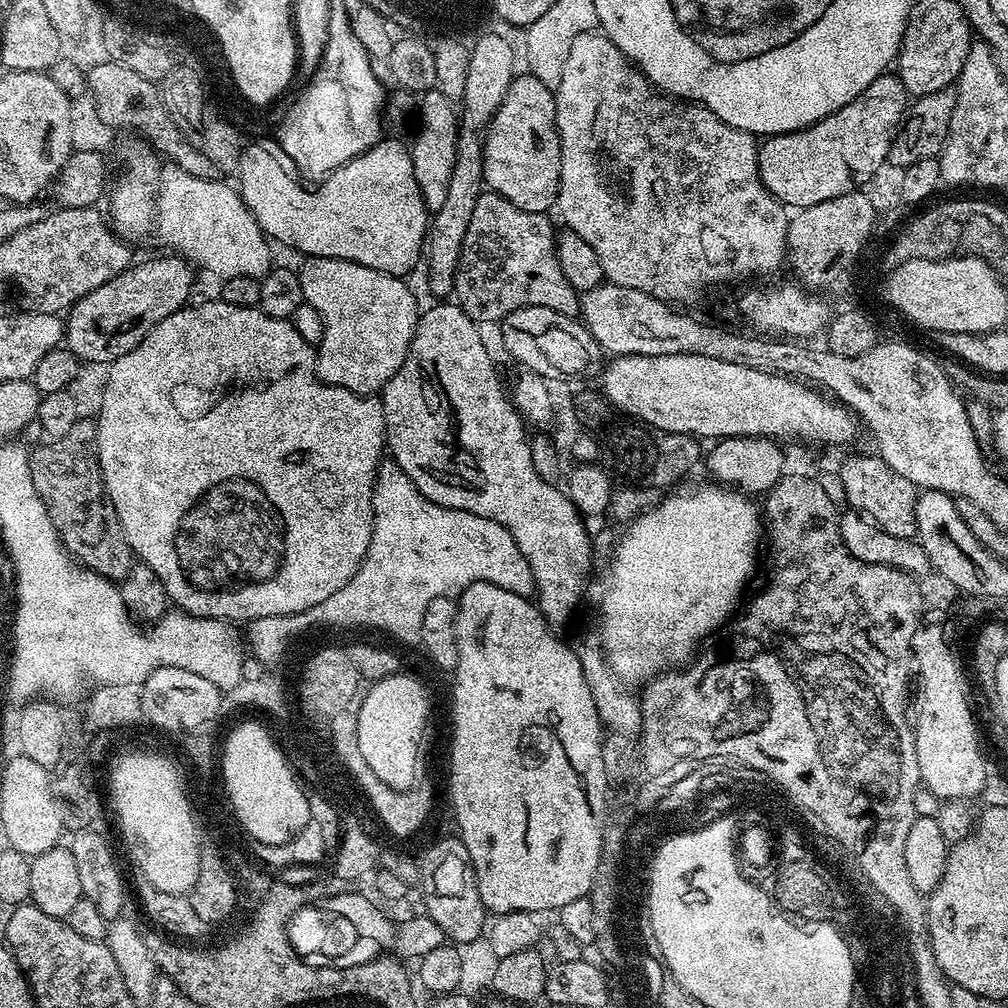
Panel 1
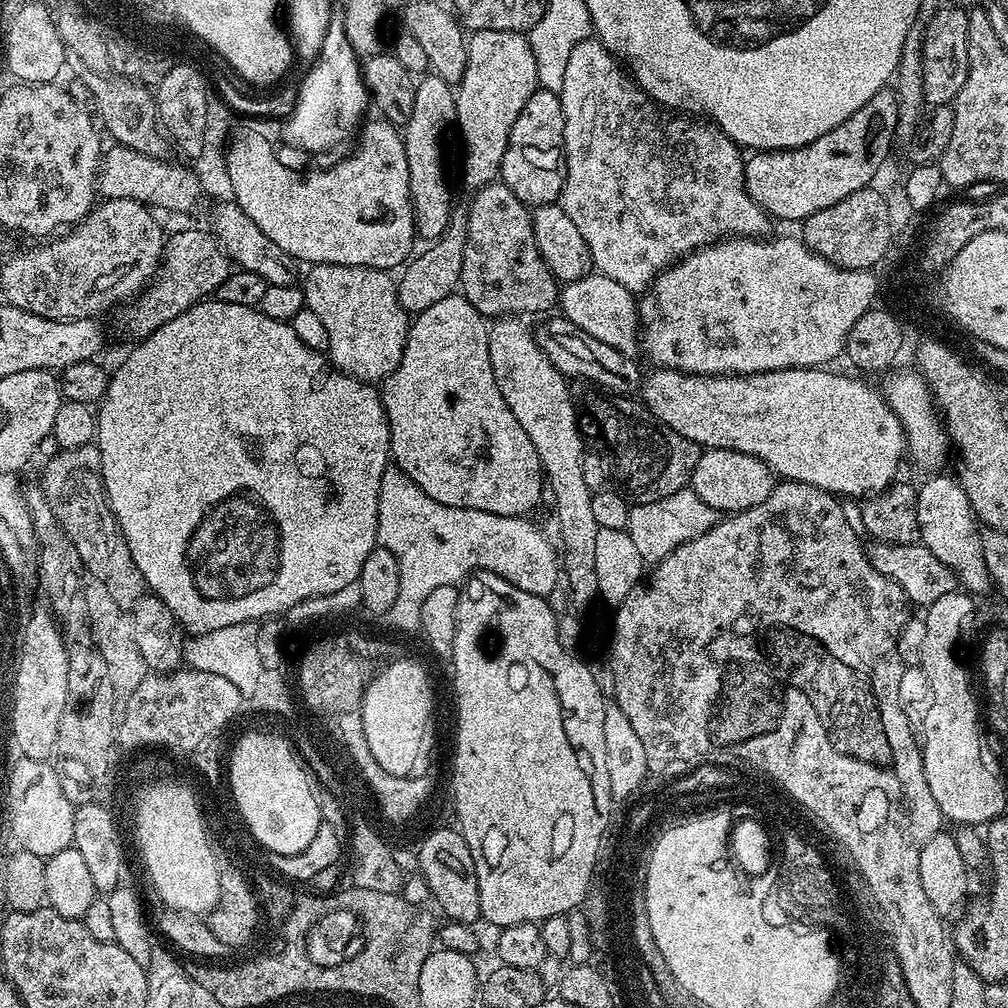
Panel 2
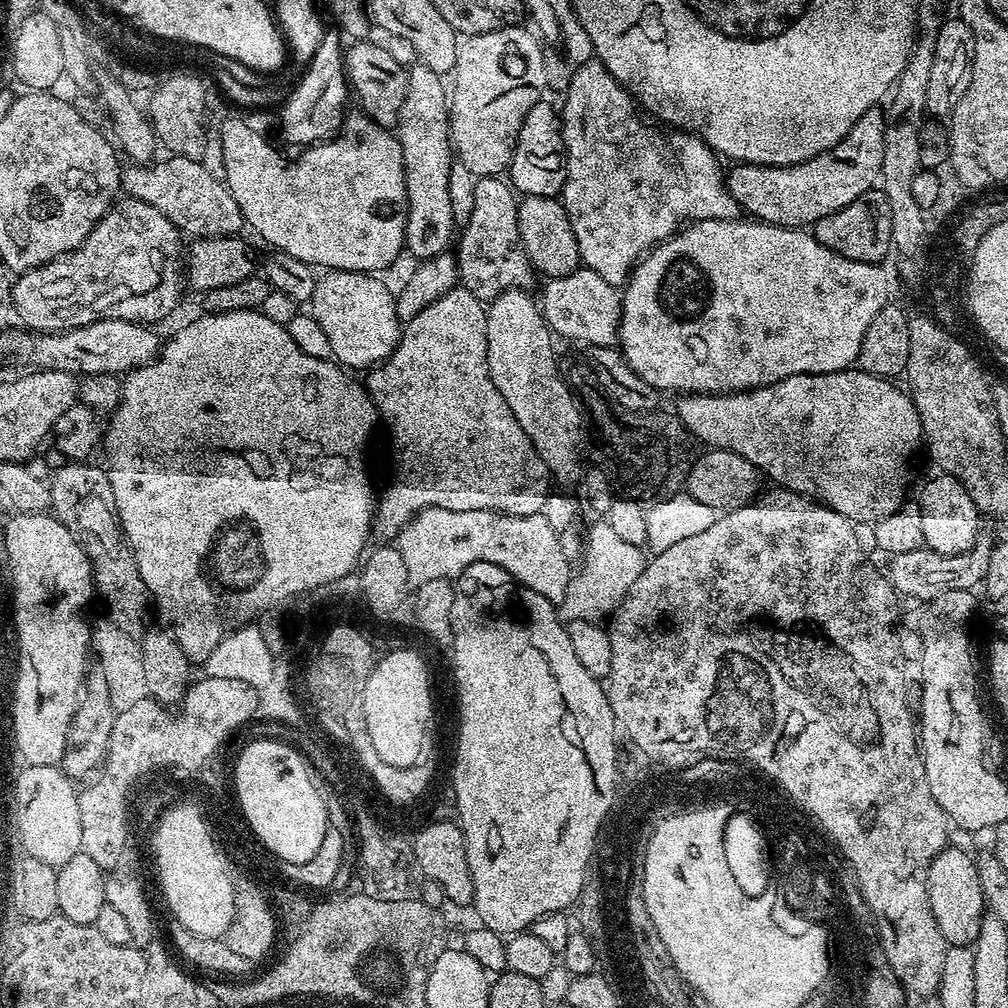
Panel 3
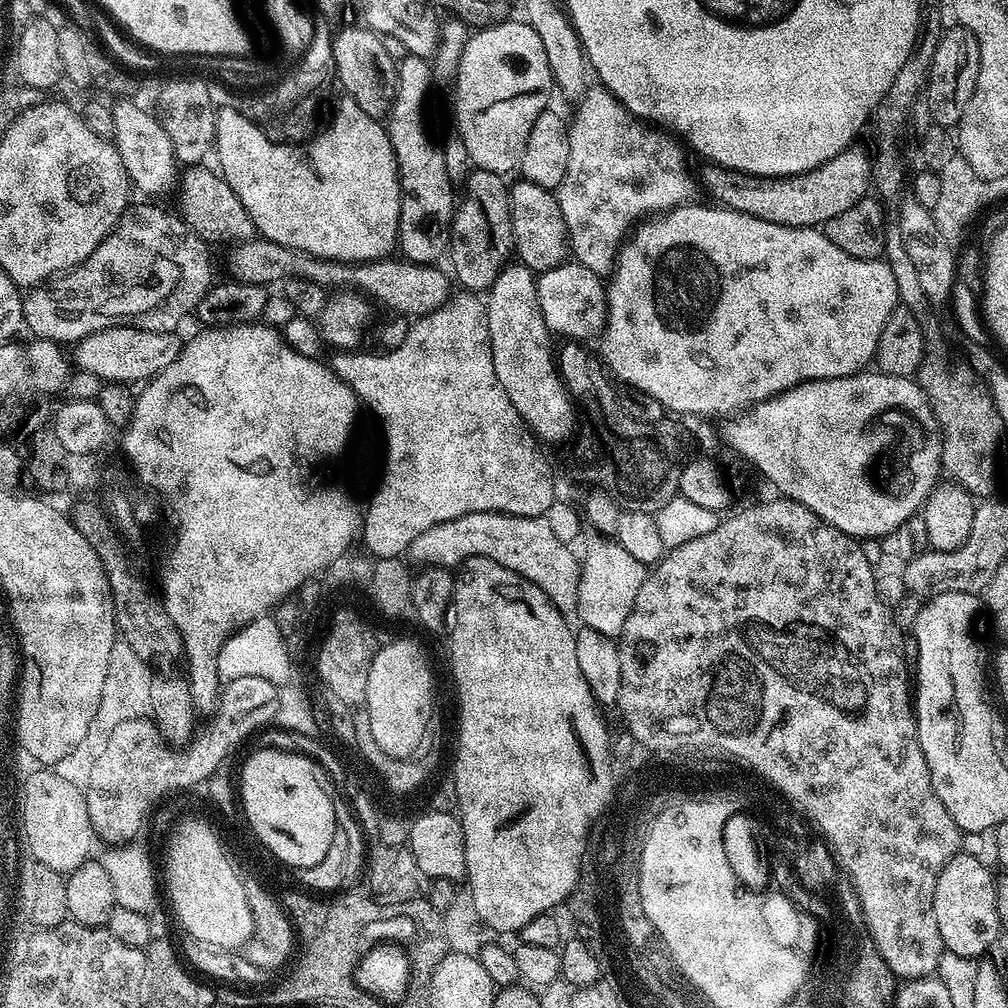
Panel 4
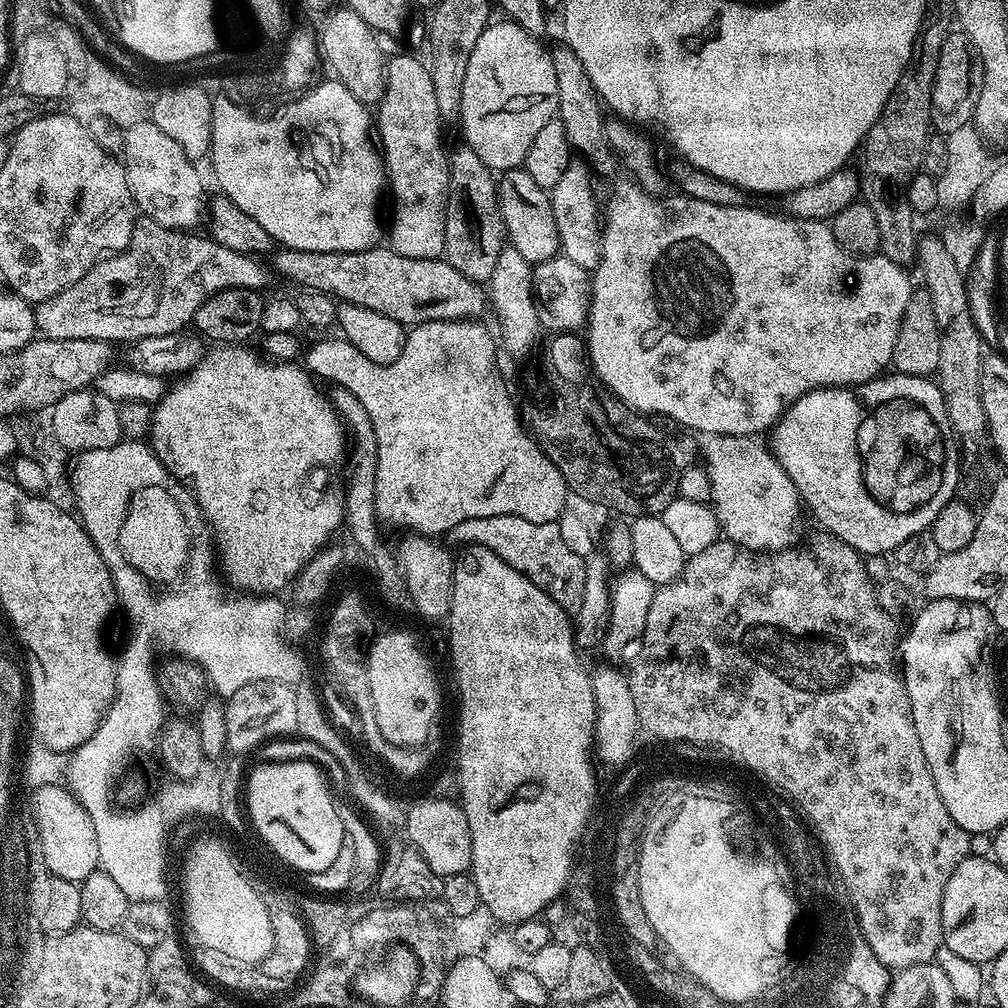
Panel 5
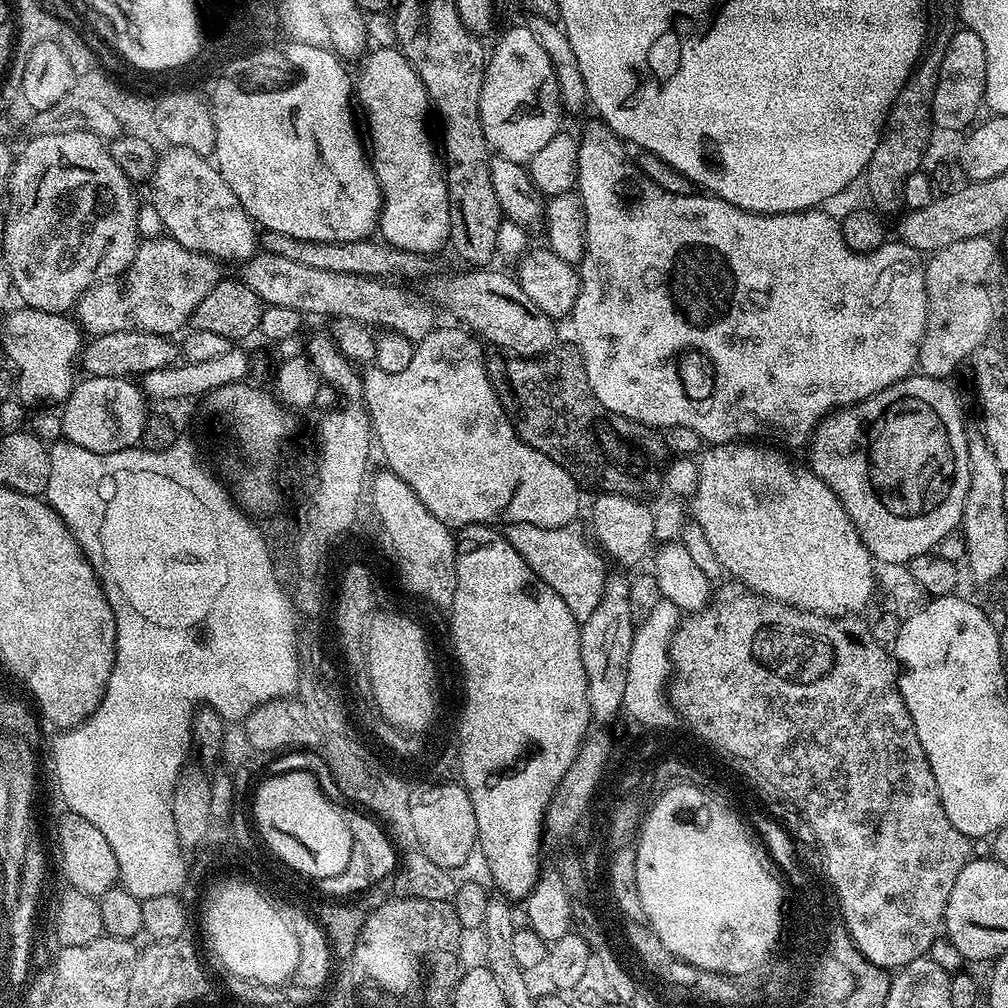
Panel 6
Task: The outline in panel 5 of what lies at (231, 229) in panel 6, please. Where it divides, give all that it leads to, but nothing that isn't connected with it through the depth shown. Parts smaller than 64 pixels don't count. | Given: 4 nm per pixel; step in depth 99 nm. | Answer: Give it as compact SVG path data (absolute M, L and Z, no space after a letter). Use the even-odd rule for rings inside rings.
M139 127L130 134L124 135L124 151L122 153L124 171L128 174L128 185L136 207L147 219L158 222L167 228L196 230L200 219L204 216L204 180L200 177L197 165L185 154L178 142L168 135L162 136L156 128Z

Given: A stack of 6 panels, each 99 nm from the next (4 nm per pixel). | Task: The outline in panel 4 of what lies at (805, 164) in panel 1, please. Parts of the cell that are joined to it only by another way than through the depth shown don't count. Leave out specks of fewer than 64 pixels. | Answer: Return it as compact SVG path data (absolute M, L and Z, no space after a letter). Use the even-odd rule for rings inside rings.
M853 146L847 148L844 152L839 152L834 158L830 158L830 162L826 162L822 166L818 166L814 170L809 172L803 172L797 176L781 176L779 178L774 176L749 176L747 172L739 172L733 168L724 168L721 164L713 164L711 162L705 163L704 169L700 172L700 184L708 191L707 199L715 202L719 207L729 208L735 212L741 212L742 214L750 214L754 218L762 218L762 222L778 222L778 226L794 226L795 228L814 228L822 226L826 222L830 222L830 218L835 218L837 214L843 214L845 210L850 210L850 206L854 206L859 200L865 199L869 195L870 185L873 183L872 178L872 160L864 152L859 152L859 147Z

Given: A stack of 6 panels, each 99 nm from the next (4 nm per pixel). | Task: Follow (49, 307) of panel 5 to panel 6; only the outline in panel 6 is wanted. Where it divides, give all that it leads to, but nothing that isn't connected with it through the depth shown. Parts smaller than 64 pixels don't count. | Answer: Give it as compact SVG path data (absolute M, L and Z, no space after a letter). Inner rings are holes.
M167 234L159 235L137 247L134 262L124 271L122 282L113 278L95 284L76 301L75 319L85 333L101 336L138 330L172 338L183 324L191 321L198 302L222 279L221 265L213 257L190 250ZM263 250L243 261L239 268L244 284L250 286L250 290L254 290L265 305L287 306L289 310L298 310L307 315L309 312L312 316L323 318L354 318L365 326L378 324L379 329L400 332L413 342L421 340L434 327L430 309L411 300L400 289L386 284L390 282L374 276L318 270L315 266L302 266L290 258L278 258L278 254Z

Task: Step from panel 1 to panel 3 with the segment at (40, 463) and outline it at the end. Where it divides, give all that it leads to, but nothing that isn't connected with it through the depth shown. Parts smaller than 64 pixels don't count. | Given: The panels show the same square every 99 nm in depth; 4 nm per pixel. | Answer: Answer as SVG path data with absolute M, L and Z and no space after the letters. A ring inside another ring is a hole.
M64 462L61 465L50 476L51 511L86 550L92 563L92 579L99 595L100 592L104 595L104 604L112 615L111 623L124 634L143 633L146 628L144 623L148 620L150 597L146 582L142 582L142 574L138 574L132 550L120 530L120 522L116 519L107 471L103 467L95 468L92 462Z

